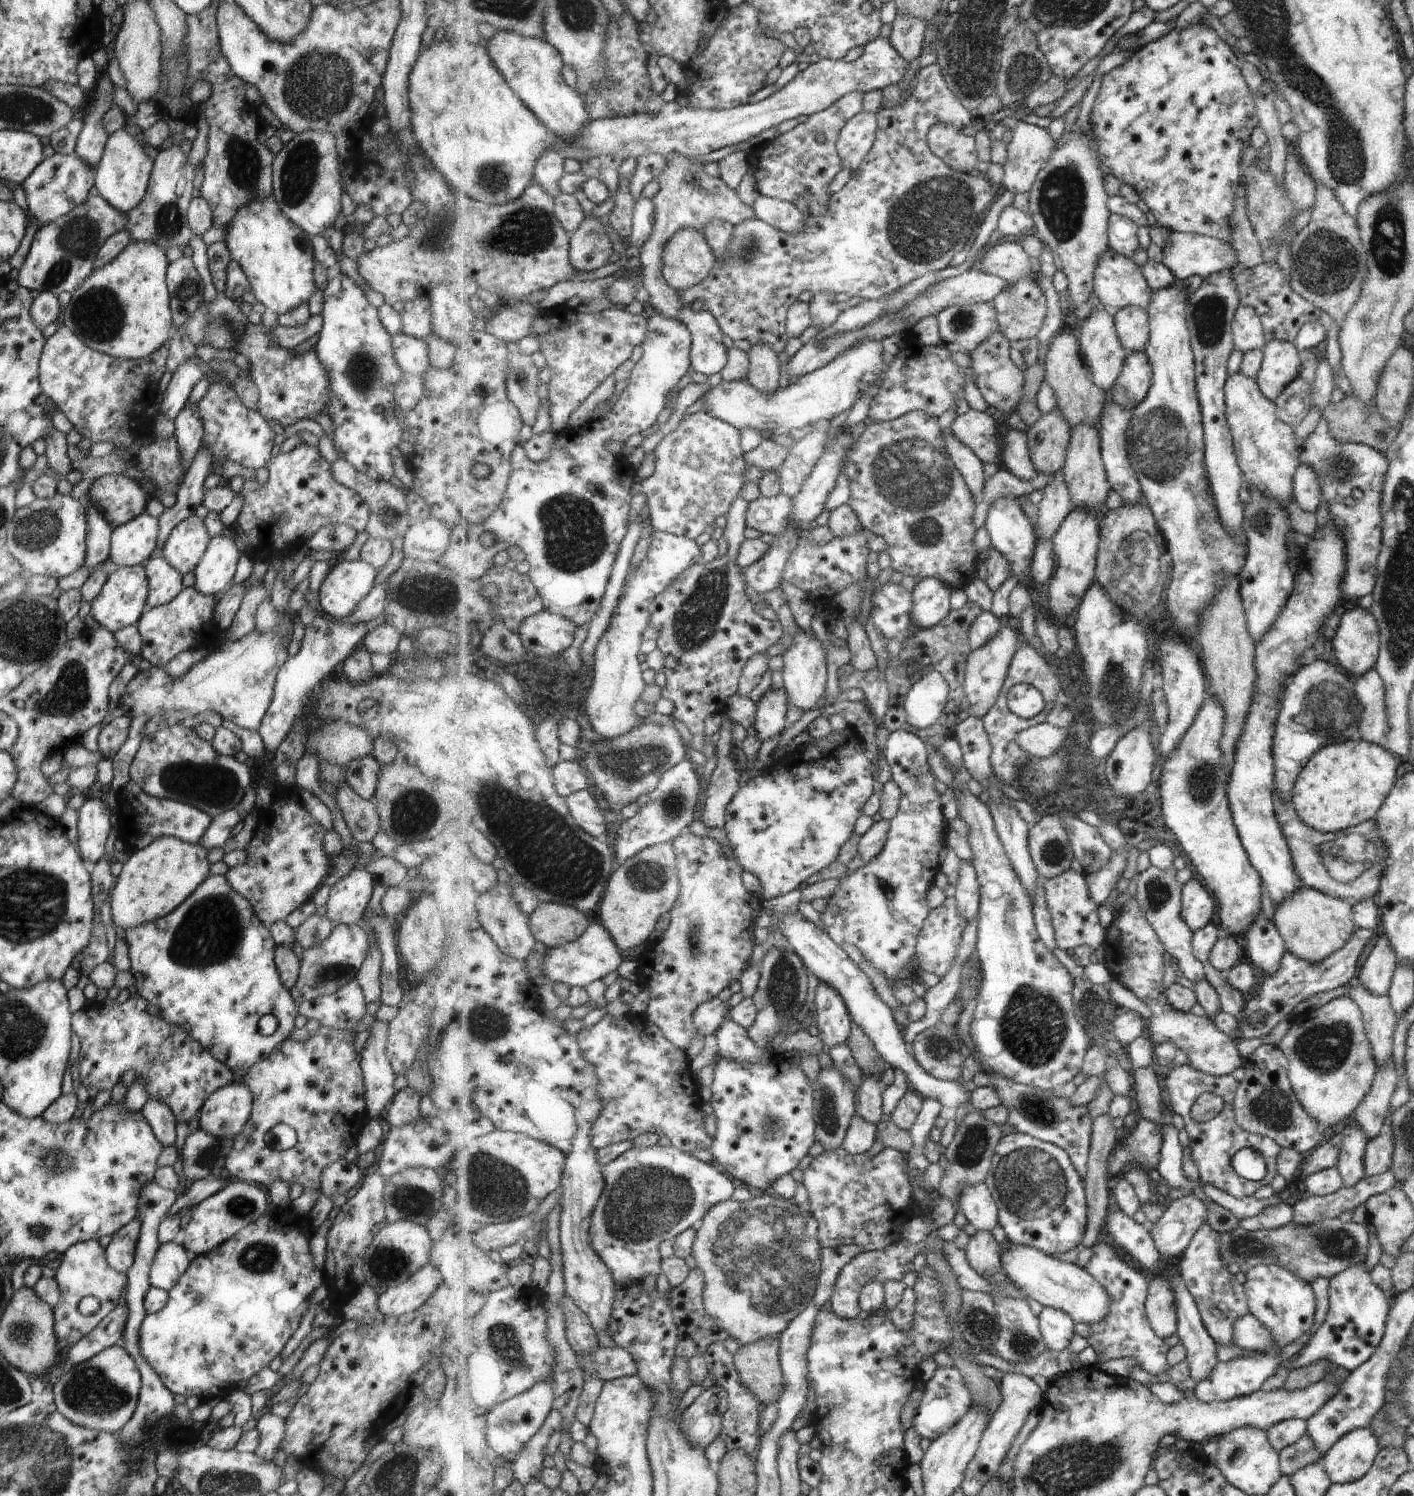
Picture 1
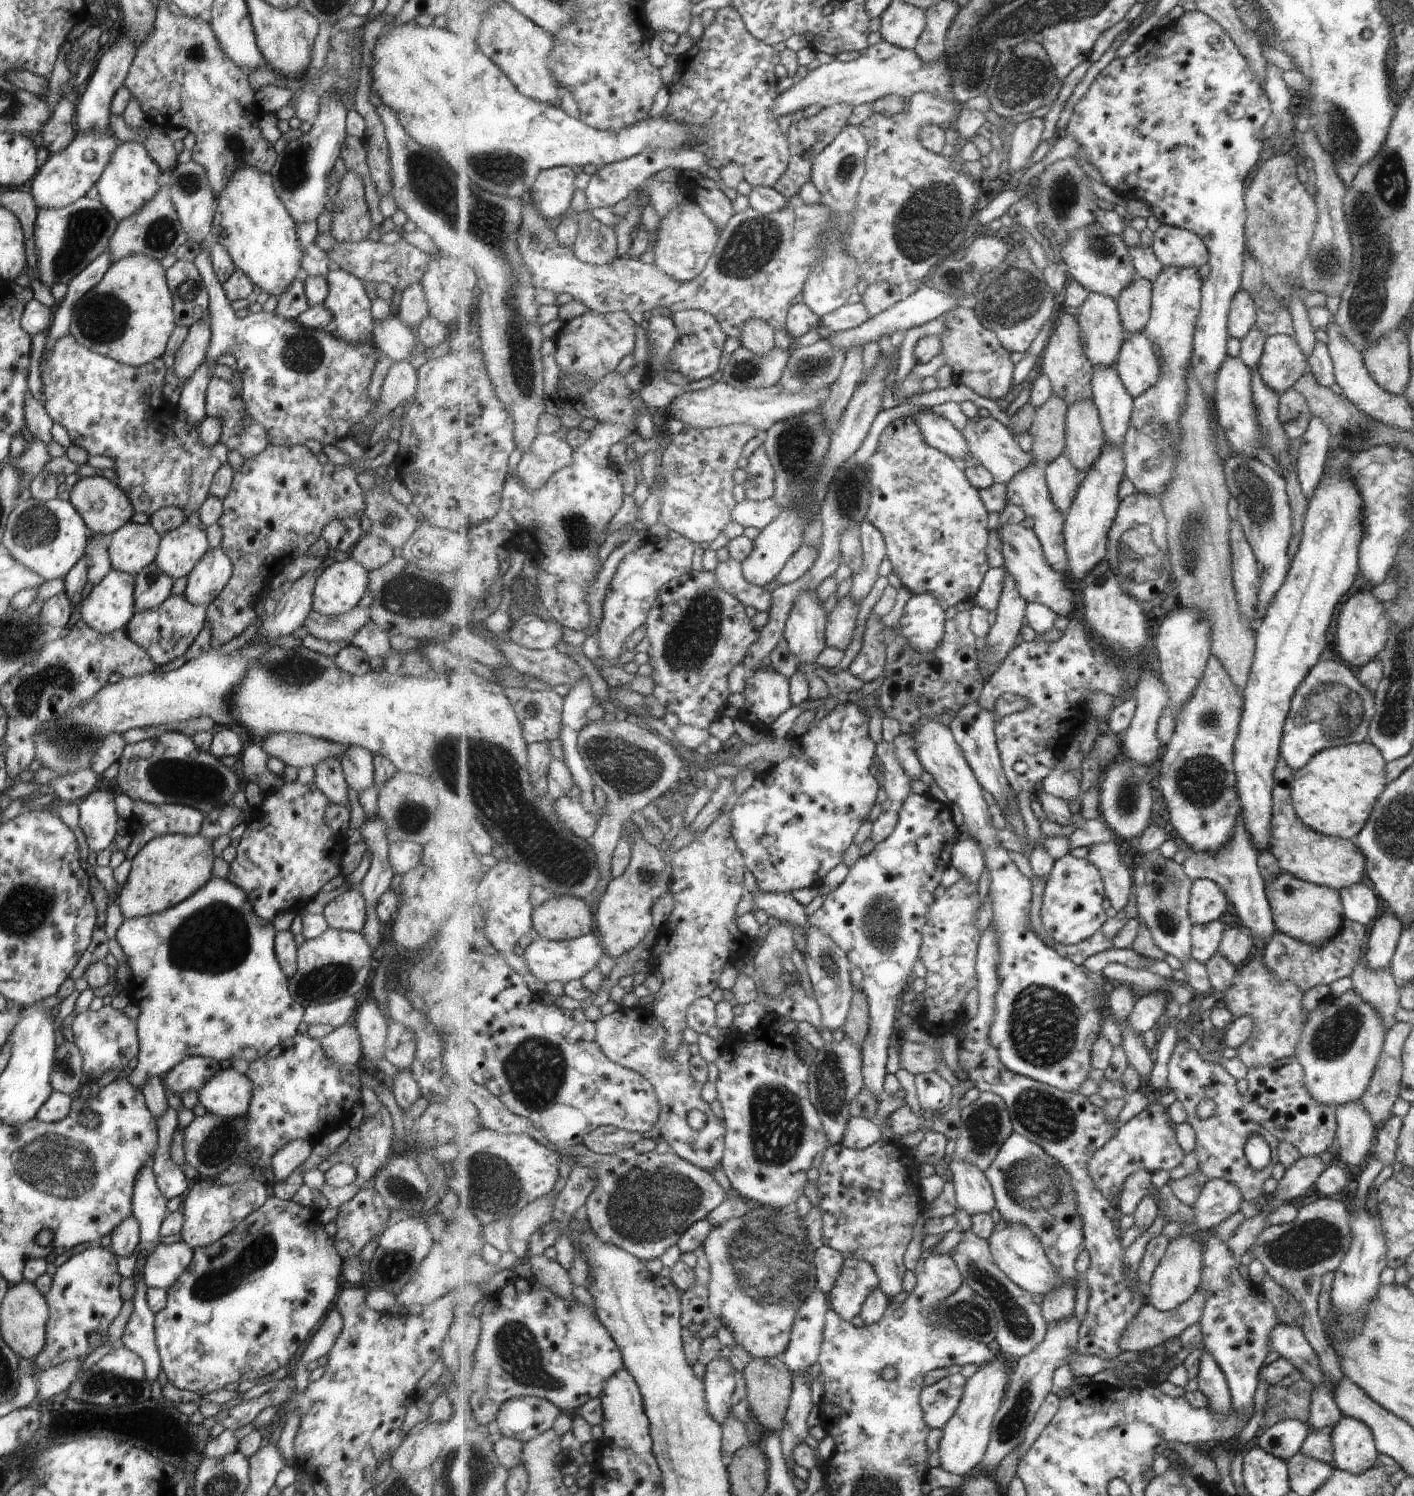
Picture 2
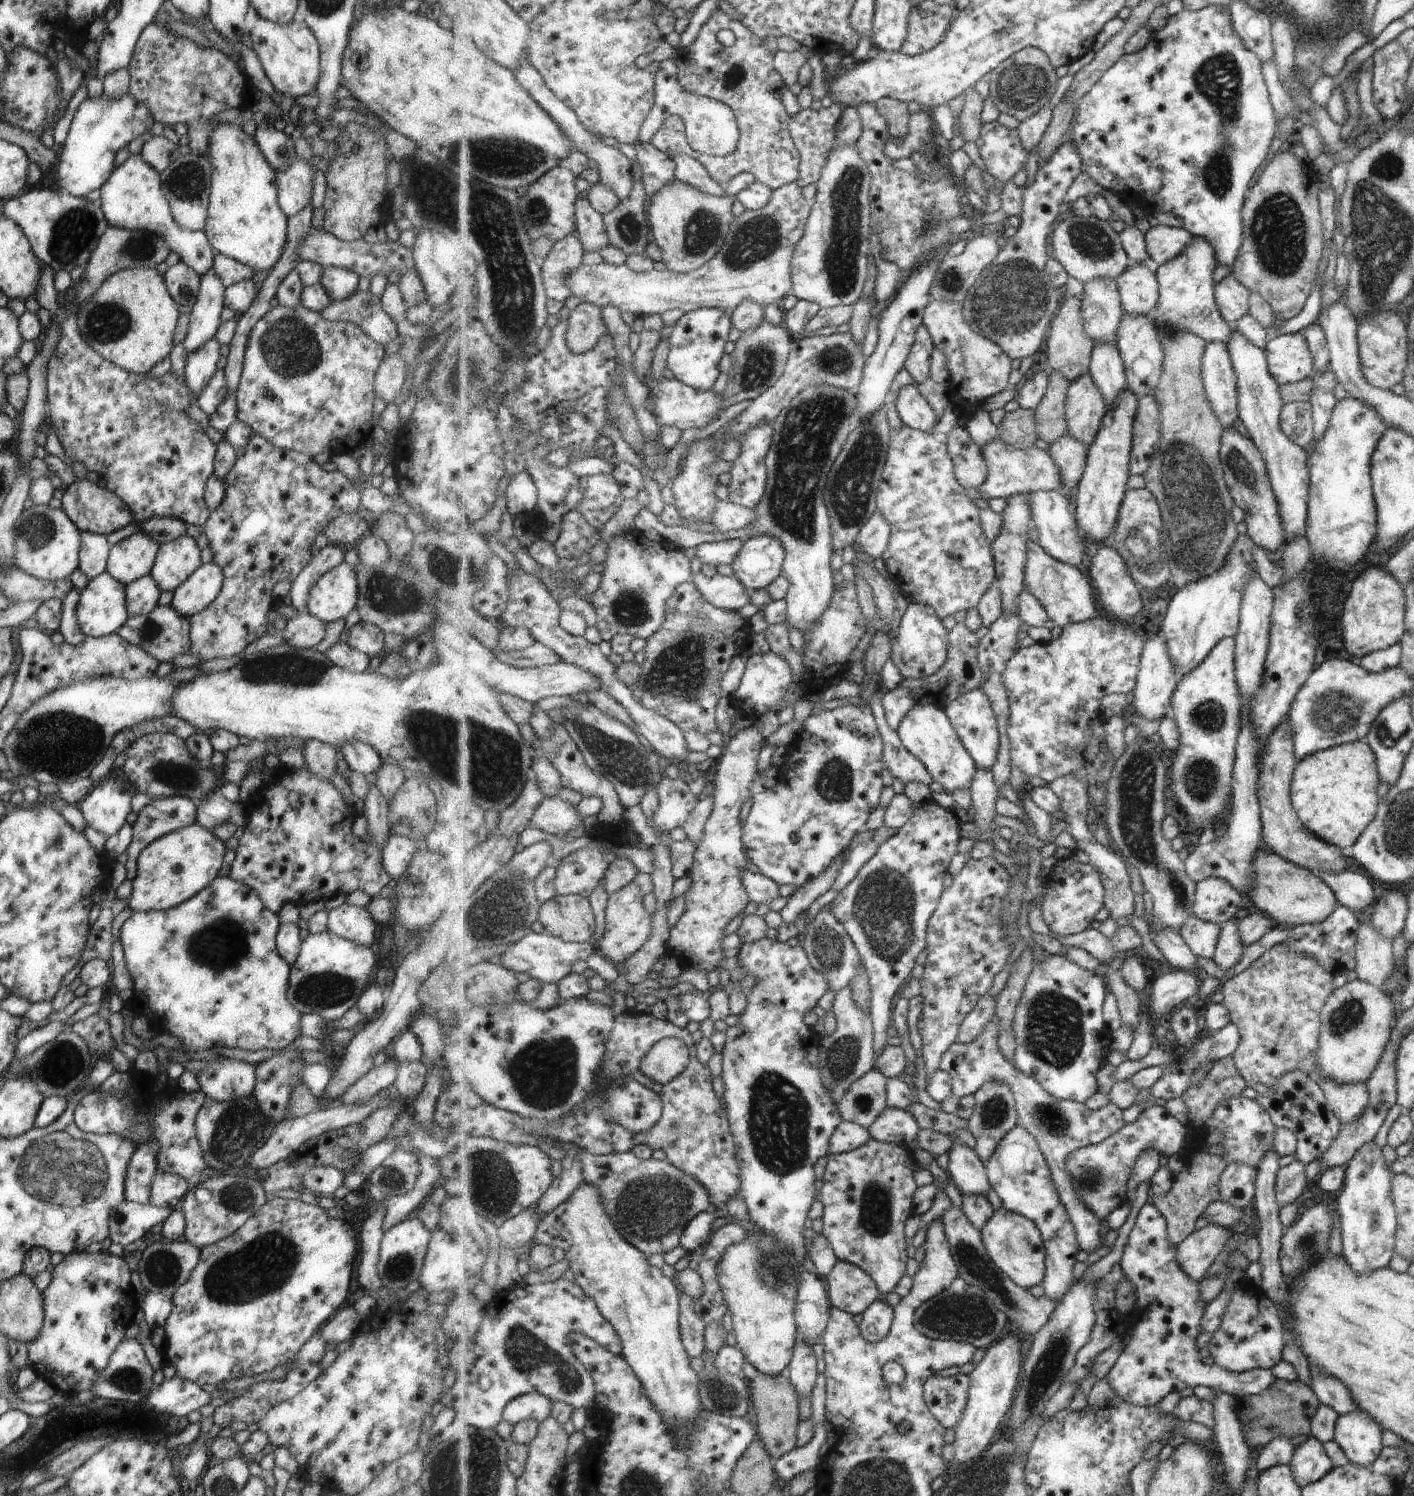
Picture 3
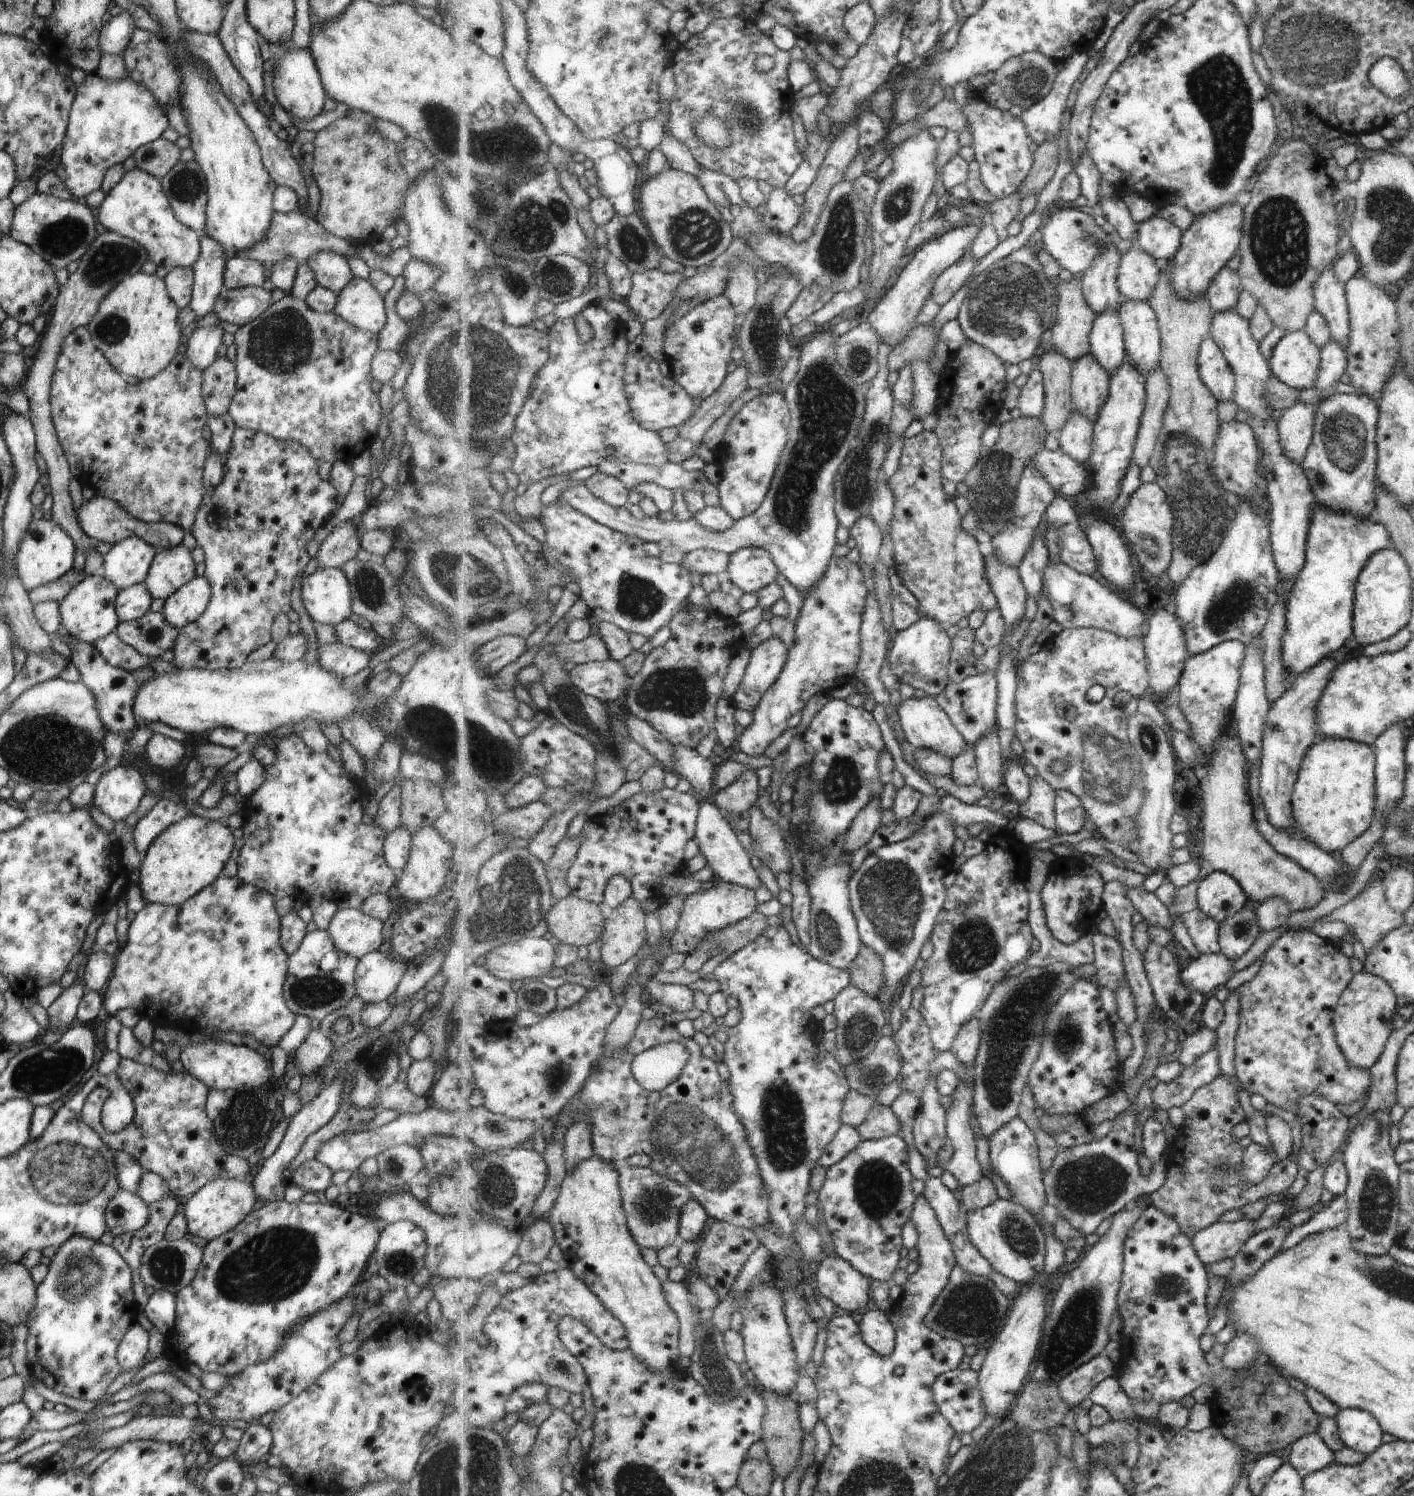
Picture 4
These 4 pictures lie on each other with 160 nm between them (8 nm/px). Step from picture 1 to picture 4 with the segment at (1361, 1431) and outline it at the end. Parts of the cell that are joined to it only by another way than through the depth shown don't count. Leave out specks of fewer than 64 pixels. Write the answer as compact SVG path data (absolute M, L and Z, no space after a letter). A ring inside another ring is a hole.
M1339 1409L1333 1419L1341 1442L1352 1451L1367 1456L1381 1444L1383 1432L1367 1411Z

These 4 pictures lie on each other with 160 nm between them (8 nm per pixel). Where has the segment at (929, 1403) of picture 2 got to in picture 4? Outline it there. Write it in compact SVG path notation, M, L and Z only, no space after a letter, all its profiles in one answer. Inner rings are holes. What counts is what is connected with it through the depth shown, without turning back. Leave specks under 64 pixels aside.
M955 1369L939 1376L933 1385L934 1399L940 1411L948 1418L956 1432L973 1432L987 1420L988 1408L984 1401L984 1390L980 1385L980 1374L973 1369Z

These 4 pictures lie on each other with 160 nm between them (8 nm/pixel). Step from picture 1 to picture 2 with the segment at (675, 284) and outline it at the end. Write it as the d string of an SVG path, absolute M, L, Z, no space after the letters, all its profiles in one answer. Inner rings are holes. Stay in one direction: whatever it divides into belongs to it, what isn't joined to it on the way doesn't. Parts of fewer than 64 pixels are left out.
M695 200L677 205L662 220L660 231L655 243L655 264L682 283L691 282L701 276L707 268L720 239L720 230L714 220Z

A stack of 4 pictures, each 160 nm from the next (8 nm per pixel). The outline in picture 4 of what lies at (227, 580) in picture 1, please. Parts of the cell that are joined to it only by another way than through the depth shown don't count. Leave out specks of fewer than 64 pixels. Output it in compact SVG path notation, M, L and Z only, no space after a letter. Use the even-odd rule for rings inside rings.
M195 575L165 600L160 611L162 618L177 630L192 623L205 610L210 597L207 579Z

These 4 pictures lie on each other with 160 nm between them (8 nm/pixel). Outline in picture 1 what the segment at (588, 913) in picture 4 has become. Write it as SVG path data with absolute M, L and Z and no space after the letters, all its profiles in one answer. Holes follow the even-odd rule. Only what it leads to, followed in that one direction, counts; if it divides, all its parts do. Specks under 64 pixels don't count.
M541 903L530 914L531 932L544 949L579 940L589 925L589 918L578 908L561 903Z

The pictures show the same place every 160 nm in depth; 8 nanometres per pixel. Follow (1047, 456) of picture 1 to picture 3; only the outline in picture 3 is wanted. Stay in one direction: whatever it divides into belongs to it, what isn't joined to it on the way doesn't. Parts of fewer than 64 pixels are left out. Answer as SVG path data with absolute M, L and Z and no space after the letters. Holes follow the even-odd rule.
M1049 370L1049 384L1041 404L1035 409L1037 433L1051 446L1068 432L1066 404L1070 380L1059 371Z

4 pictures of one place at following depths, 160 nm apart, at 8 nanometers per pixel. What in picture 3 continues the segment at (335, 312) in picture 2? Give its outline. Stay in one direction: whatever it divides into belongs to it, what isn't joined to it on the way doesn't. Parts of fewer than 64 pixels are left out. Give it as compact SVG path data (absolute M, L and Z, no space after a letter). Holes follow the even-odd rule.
M323 267L318 282L331 301L338 301L357 290L358 280L358 274L352 270L343 267Z

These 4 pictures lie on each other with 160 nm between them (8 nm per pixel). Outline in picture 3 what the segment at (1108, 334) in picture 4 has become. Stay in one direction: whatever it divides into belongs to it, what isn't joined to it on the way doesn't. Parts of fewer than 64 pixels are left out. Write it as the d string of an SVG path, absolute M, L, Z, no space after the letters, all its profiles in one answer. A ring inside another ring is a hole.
M1097 343L1092 352L1090 375L1104 394L1109 408L1128 388L1124 358L1115 343Z

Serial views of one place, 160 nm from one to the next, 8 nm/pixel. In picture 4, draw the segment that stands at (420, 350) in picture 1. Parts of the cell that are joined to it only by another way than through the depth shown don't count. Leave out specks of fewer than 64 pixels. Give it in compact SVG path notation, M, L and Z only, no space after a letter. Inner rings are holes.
M352 277L337 293L332 313L364 331L378 333L385 324L383 296L368 281Z

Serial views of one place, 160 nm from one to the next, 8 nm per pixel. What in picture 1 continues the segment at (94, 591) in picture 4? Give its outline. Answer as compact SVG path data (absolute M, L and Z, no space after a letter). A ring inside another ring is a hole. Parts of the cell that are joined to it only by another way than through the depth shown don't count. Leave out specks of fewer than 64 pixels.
M142 565L115 567L105 579L99 592L92 598L89 616L93 618L99 626L105 627L109 632L114 633L120 628L132 625L139 616L141 616L141 613L144 611L147 591L147 575Z

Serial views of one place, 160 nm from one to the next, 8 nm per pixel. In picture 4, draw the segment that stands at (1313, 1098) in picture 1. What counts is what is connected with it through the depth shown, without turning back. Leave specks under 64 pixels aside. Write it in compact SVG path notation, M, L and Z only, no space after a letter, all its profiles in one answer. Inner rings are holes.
M1363 970L1352 975L1349 984L1339 995L1330 1018L1337 1046L1341 1049L1345 1060L1349 1061L1349 1064L1352 1064L1357 1068L1361 1067L1362 1069L1368 1069L1374 1061L1379 1058L1385 1041L1388 1039L1389 1033L1392 1031L1391 1022L1397 1017L1396 1008L1395 995L1389 988L1389 985L1382 978L1369 974Z

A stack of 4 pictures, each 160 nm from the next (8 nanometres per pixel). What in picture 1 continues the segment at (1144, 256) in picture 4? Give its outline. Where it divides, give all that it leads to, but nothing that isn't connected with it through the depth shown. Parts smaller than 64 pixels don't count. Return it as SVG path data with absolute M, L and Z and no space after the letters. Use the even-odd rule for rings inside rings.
M1129 305L1118 309L1114 316L1124 347L1130 353L1144 351L1150 339L1148 312L1137 305Z

